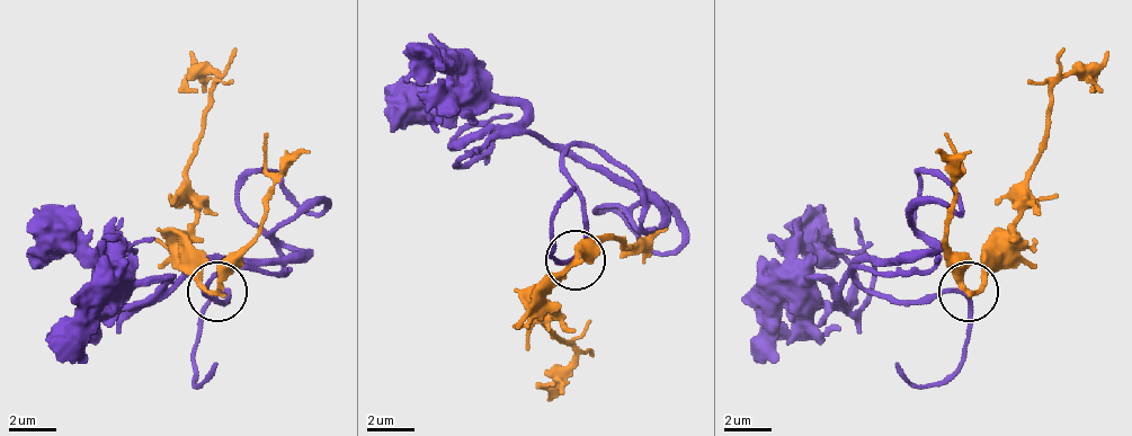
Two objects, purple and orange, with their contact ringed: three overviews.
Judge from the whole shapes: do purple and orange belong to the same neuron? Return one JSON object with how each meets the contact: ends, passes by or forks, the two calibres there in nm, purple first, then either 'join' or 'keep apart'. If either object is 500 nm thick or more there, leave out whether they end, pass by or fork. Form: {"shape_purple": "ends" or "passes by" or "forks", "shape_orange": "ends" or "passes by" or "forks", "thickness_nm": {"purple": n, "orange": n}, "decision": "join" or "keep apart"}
{"shape_purple": "passes by", "shape_orange": "passes by", "thickness_nm": {"purple": 160, "orange": 260}, "decision": "keep apart"}

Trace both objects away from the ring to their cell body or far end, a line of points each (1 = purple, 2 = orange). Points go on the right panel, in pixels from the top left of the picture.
1: (970, 293), (880, 299), (856, 275), (928, 269), (934, 246), (910, 221), (928, 204), (957, 210), (957, 192)
2: (970, 293), (987, 281), (987, 257), (1012, 221), (1035, 156), (1053, 85), (1083, 72), (1106, 49)

